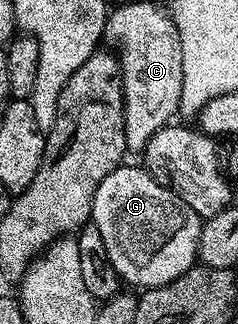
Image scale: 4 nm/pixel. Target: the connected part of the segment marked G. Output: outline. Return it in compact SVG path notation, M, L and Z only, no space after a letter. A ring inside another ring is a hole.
M124 163L105 175L91 204L91 221L97 231L101 231L101 239L105 239L105 251L109 251L113 267L126 284L128 281L131 285L139 285L138 287L158 287L185 275L196 264L203 221L197 211L185 203L185 199L178 197L174 189L146 168L138 169L135 165Z

